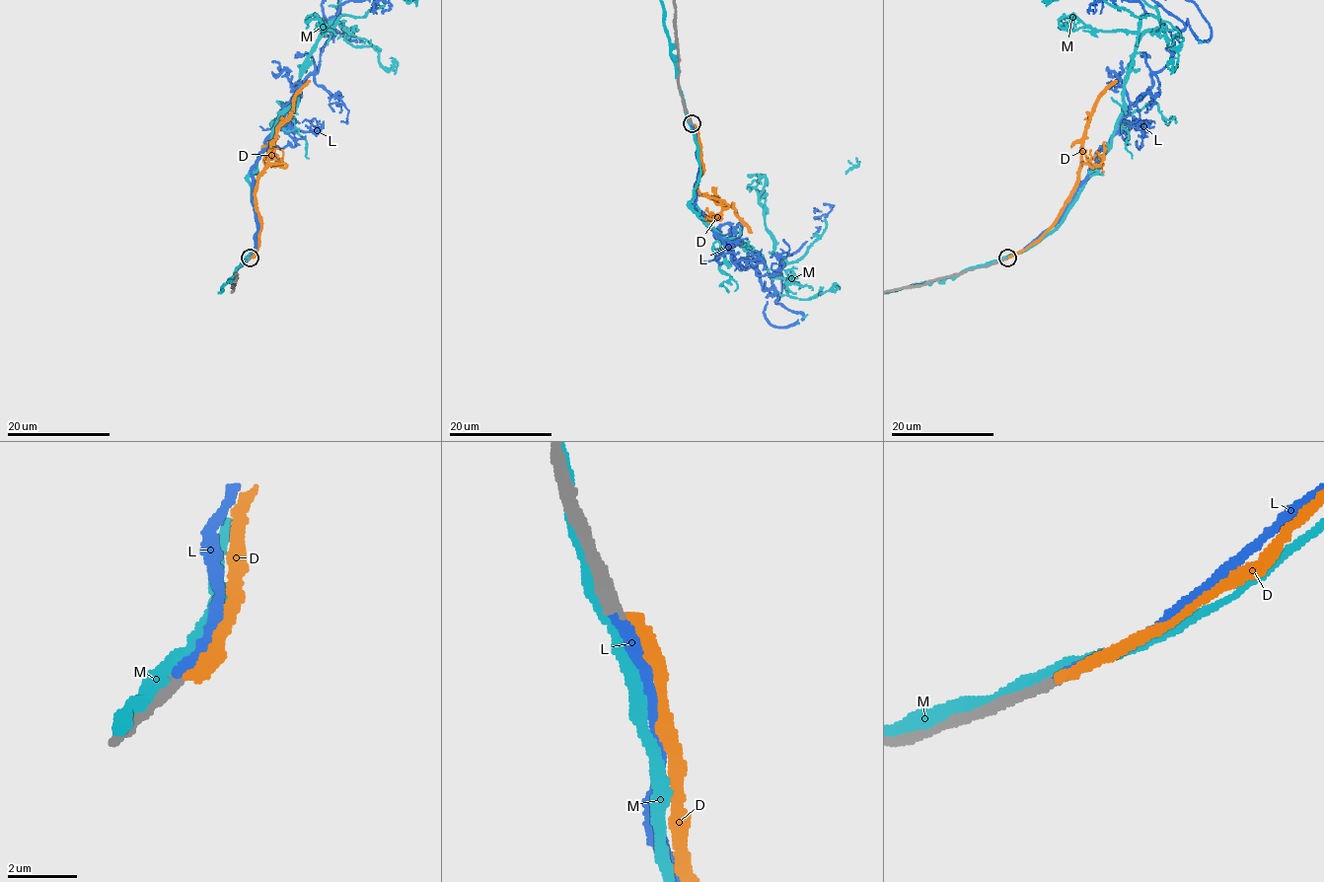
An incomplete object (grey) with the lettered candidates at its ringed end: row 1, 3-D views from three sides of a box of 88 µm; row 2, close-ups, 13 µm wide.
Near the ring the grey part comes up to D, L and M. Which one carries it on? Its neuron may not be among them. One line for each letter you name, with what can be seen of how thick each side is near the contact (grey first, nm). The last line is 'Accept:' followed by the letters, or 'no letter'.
L: calibres 360 and 320 nm
Accept: L

